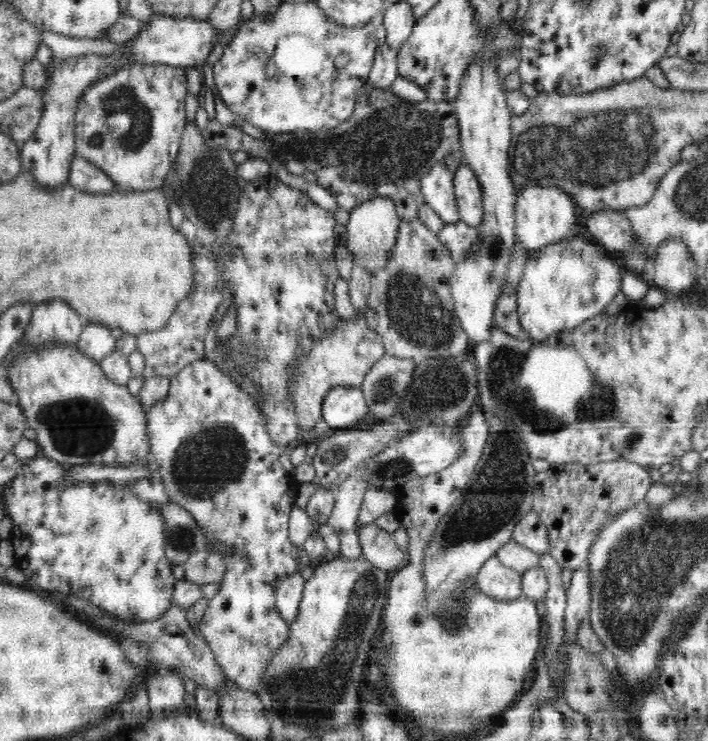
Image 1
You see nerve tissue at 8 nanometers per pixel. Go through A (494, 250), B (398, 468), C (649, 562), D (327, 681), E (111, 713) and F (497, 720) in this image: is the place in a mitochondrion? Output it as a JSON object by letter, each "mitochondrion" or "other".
{"A":"other","B":"mitochondrion","C":"mitochondrion","D":"mitochondrion","E":"other","F":"other"}

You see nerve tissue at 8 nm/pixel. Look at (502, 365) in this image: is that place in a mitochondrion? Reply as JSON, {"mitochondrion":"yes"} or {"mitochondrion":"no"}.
{"mitochondrion":"yes"}

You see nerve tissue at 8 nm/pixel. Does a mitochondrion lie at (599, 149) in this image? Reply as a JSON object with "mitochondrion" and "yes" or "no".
{"mitochondrion":"yes"}

